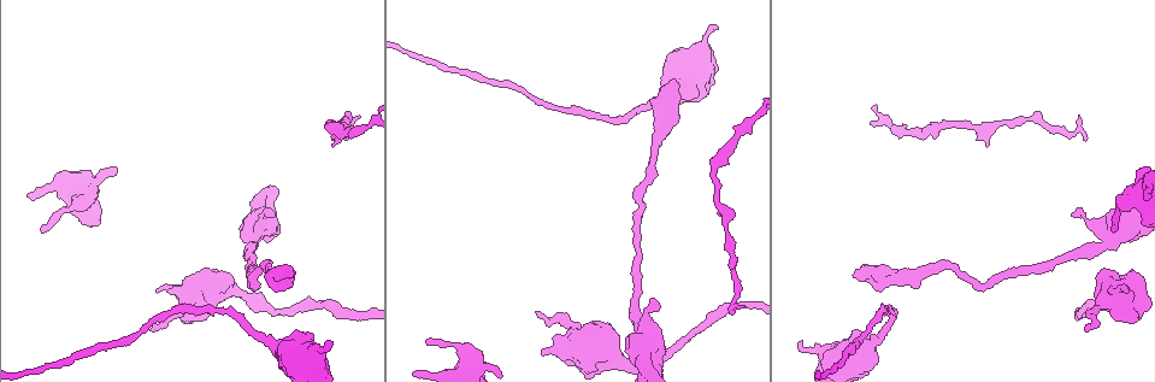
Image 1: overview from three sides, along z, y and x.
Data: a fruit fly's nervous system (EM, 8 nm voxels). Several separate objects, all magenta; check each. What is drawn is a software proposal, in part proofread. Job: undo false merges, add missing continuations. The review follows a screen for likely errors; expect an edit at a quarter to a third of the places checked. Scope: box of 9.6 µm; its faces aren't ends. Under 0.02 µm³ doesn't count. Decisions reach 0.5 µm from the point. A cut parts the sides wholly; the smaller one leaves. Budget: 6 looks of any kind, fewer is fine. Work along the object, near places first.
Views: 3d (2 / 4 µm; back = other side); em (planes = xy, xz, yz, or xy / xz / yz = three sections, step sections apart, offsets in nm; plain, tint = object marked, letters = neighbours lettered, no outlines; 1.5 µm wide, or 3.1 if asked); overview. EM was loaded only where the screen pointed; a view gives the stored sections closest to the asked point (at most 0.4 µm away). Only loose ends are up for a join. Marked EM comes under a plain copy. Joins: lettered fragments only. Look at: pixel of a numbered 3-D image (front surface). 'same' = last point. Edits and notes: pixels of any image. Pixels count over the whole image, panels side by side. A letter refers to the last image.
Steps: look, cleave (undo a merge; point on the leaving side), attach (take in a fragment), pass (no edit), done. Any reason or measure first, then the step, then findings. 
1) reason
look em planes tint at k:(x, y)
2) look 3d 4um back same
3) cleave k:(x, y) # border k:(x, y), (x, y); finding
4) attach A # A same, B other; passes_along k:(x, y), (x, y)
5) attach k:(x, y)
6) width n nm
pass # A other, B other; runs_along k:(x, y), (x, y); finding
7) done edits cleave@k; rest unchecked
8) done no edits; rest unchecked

side arm on a straight run
look 3d 4um at 1:(256, 233)

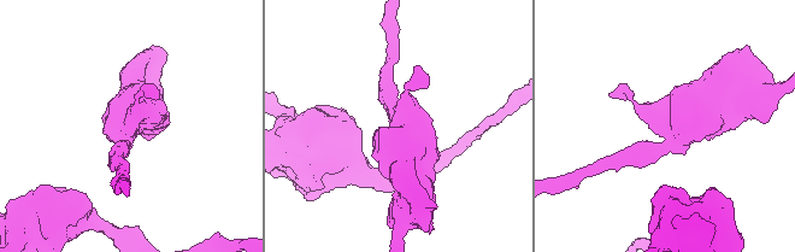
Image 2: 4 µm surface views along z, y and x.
now the EM
look em planes letters at 2:(671, 127)

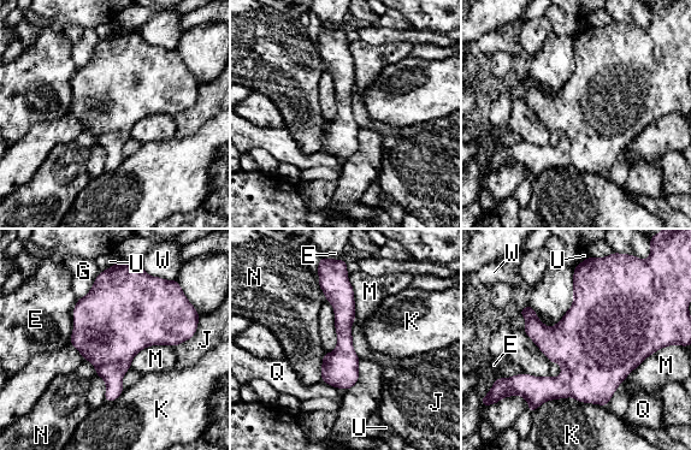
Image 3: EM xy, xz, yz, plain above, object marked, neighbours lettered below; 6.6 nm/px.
pass # E other, G other, J other, K other, M other, N other, Q other, U other, W other; border 3:(173, 345), (147, 345), (130, 367); continuous, no second neuron

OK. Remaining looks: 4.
tapers out
look 3d 2um at 1:(427, 341)

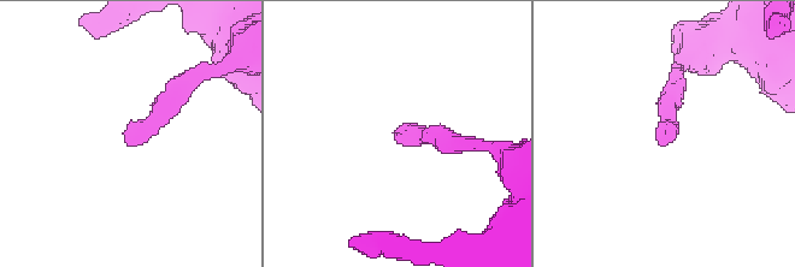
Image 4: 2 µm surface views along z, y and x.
look em planes letters at 4:(662, 141)

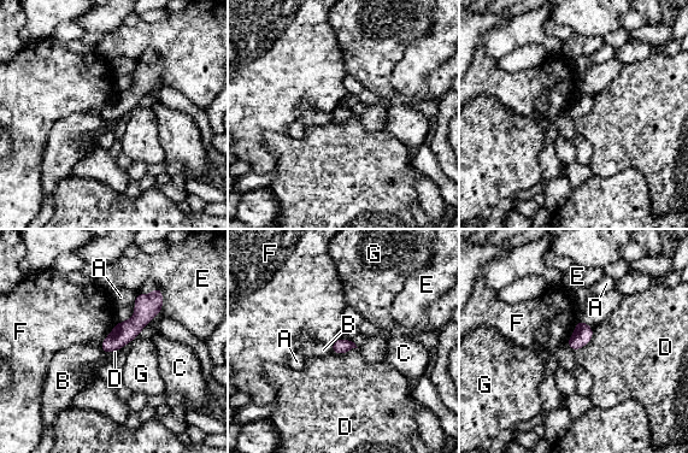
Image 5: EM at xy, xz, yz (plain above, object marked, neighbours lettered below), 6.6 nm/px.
pass # A other, B other, C other, D other, E other, F other, G other; runs_along 5:(157, 292), (143, 313), (106, 349); none of them fits

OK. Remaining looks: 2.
done no edits; rest unchecked

